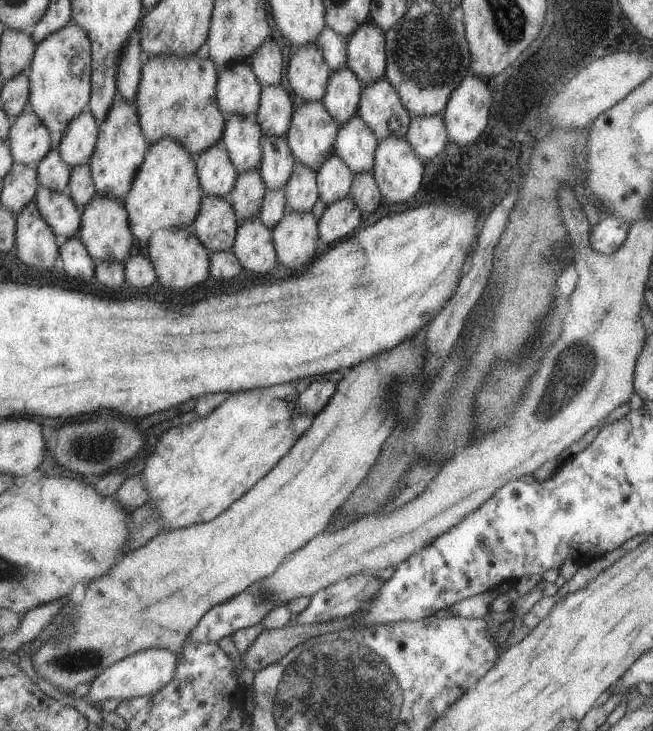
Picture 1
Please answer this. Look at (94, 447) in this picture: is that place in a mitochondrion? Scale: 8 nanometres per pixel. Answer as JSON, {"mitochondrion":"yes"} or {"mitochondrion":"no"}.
{"mitochondrion":"yes"}

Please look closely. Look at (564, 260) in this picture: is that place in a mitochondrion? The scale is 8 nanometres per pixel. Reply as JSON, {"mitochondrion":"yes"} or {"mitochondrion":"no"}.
{"mitochondrion":"no"}

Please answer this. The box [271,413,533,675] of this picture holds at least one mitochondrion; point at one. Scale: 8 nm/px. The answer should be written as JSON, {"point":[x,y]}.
{"point":[484,541]}

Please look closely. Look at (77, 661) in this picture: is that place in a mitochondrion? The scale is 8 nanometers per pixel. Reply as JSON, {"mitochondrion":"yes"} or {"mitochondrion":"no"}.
{"mitochondrion":"yes"}

